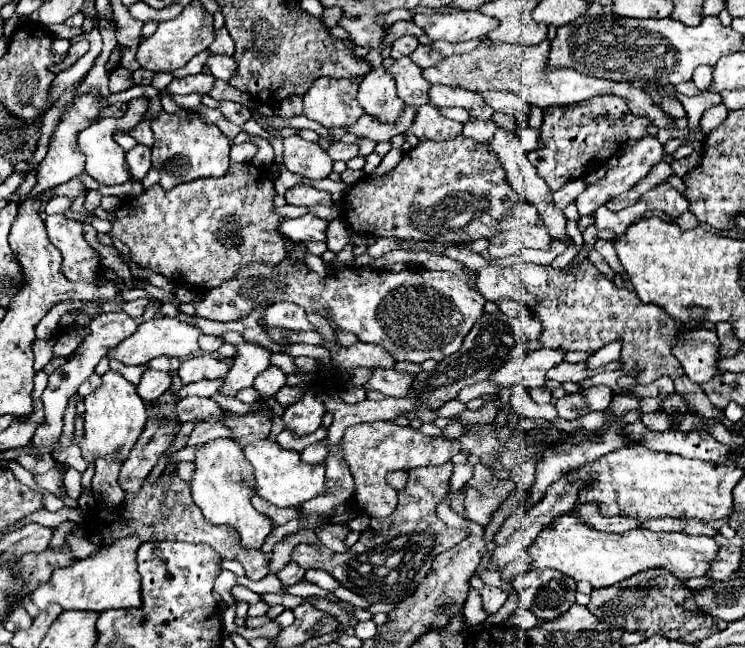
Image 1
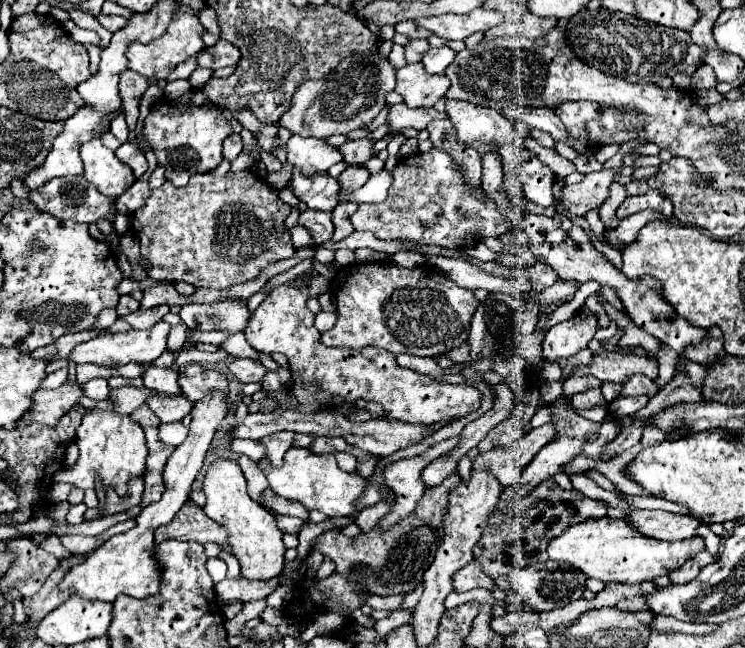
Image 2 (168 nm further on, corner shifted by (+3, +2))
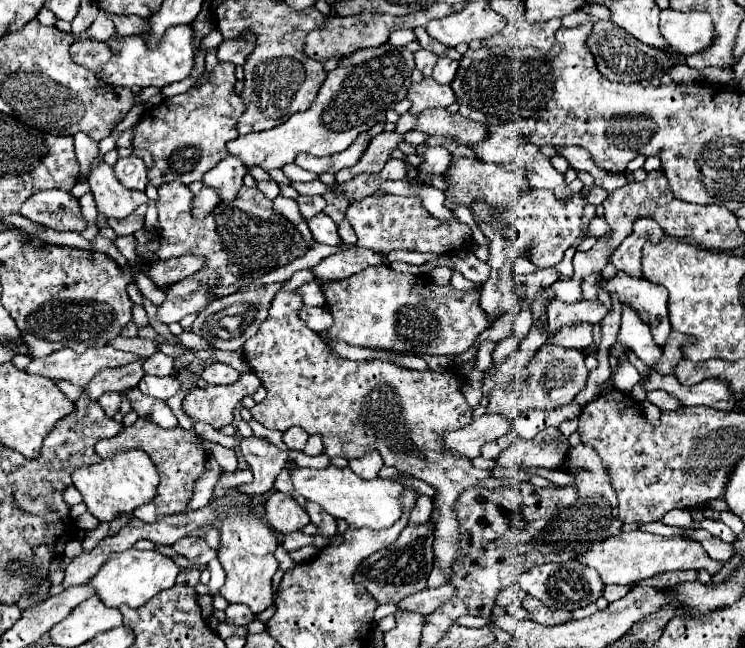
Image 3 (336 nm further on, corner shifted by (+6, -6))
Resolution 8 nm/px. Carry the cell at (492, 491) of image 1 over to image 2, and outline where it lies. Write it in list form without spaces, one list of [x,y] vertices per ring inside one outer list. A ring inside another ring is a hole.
[[[544,424],[510,446],[496,446],[490,452],[478,454],[472,464],[478,470],[490,470],[500,480],[500,484],[516,484],[520,482],[522,470],[532,462],[538,450],[542,450],[542,446],[552,440],[554,424]]]

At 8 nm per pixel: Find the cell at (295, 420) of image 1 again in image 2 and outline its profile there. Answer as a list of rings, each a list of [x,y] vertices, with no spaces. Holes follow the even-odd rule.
[[[274,432],[258,440],[266,448],[264,456],[270,460],[272,466],[282,466],[282,458],[286,450],[292,446],[292,438],[294,438],[294,432]]]

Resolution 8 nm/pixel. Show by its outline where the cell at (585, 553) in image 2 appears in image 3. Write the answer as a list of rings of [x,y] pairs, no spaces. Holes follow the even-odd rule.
[[[621,532],[619,536],[609,536],[601,542],[593,542],[593,546],[577,556],[577,562],[583,566],[589,566],[597,570],[603,584],[631,584],[641,582],[645,578],[653,578],[657,574],[669,572],[669,570],[701,570],[705,568],[711,574],[717,574],[721,570],[721,562],[707,556],[707,552],[697,544],[683,538],[665,538],[645,532]]]

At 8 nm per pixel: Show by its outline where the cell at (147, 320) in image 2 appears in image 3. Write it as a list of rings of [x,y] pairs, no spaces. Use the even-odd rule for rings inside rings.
[[[199,270],[191,278],[185,278],[171,288],[167,288],[165,302],[157,308],[155,318],[163,324],[179,322],[187,314],[201,312],[209,304],[209,292],[203,288],[205,284],[213,284],[217,274],[211,270]]]

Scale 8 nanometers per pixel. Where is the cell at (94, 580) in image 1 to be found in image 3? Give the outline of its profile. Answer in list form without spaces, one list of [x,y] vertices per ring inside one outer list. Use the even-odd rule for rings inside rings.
[[[129,548],[125,552],[111,554],[109,560],[101,566],[99,574],[93,576],[87,584],[109,608],[119,608],[123,604],[131,608],[139,608],[145,602],[149,602],[157,592],[171,588],[175,584],[177,574],[179,574],[179,566],[175,566],[171,558],[159,552],[139,552],[135,548]]]

